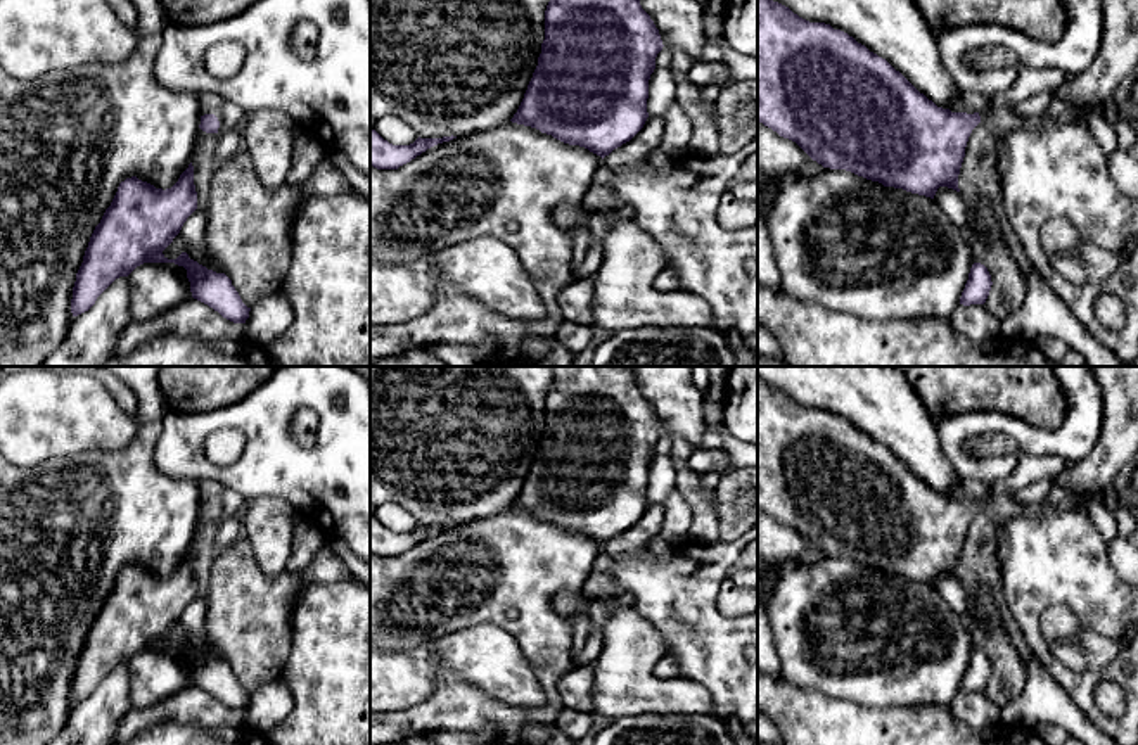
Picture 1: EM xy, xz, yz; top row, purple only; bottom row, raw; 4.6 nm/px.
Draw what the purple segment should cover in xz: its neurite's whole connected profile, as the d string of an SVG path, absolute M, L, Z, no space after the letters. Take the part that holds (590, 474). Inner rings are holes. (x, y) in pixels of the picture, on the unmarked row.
M552 366L545 427L524 486L510 506L588 536L602 546L645 512L649 467L662 427L631 366Z

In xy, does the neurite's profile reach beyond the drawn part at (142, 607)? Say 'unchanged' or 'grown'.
unchanged

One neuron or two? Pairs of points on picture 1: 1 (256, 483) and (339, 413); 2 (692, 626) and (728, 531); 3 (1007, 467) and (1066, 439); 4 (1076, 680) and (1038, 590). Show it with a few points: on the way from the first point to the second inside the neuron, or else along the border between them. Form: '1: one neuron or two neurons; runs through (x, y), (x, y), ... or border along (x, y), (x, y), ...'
1: one neuron; runs through (281, 471), (300, 471), (332, 438)
2: two neurons; border along (739, 536), (728, 541), (720, 540)
3: one neuron; runs through (965, 460), (957, 441), (974, 424), (1024, 434)
4: one neuron; runs through (1052, 664), (1033, 636), (1033, 614)

